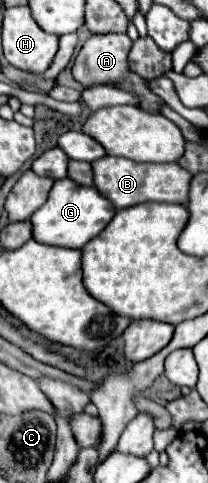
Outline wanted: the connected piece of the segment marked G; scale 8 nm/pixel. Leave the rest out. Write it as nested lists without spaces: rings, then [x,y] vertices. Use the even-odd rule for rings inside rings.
[[[70,178],[56,180],[50,188],[46,204],[30,216],[32,238],[48,246],[80,250],[88,240],[92,240],[96,234],[104,230],[104,226],[112,220],[114,212],[114,206],[106,198],[102,198],[96,188],[78,186]]]

